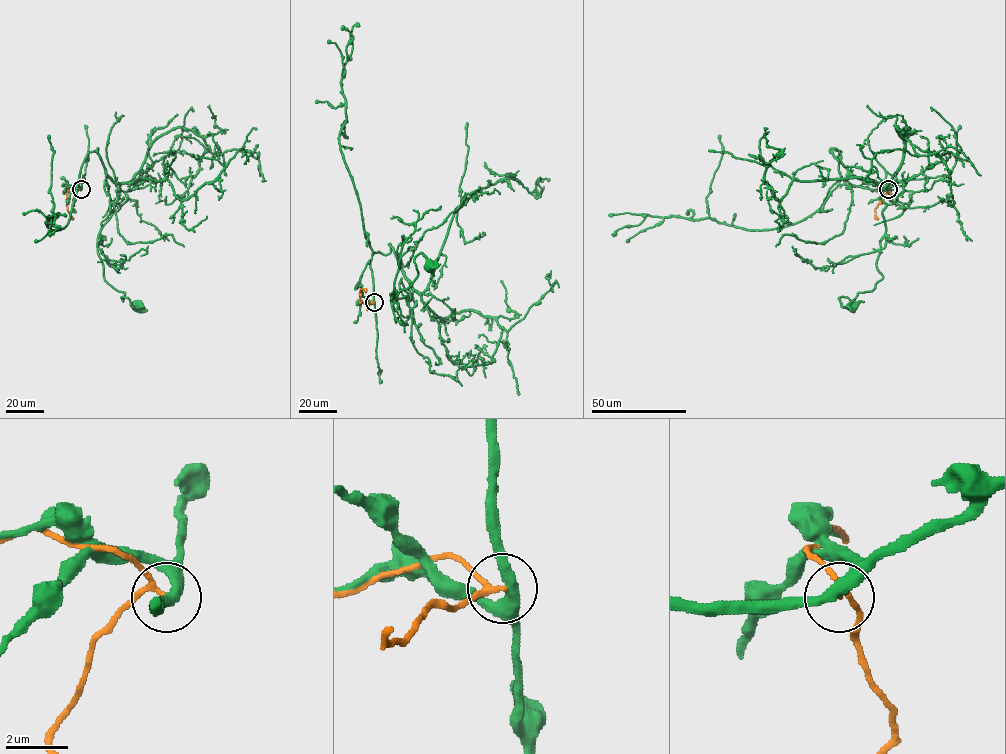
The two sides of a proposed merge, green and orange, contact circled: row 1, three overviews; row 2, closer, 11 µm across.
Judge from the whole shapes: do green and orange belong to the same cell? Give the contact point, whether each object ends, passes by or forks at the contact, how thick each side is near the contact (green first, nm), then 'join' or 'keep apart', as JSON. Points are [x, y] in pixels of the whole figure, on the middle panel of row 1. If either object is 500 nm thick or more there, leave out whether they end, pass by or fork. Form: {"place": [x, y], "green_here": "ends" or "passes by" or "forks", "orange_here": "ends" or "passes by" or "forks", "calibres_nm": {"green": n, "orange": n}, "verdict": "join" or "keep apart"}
{"place": [374, 302], "green_here": "passes by", "orange_here": "passes by", "calibres_nm": {"green": 400, "orange": 160}, "verdict": "keep apart"}

